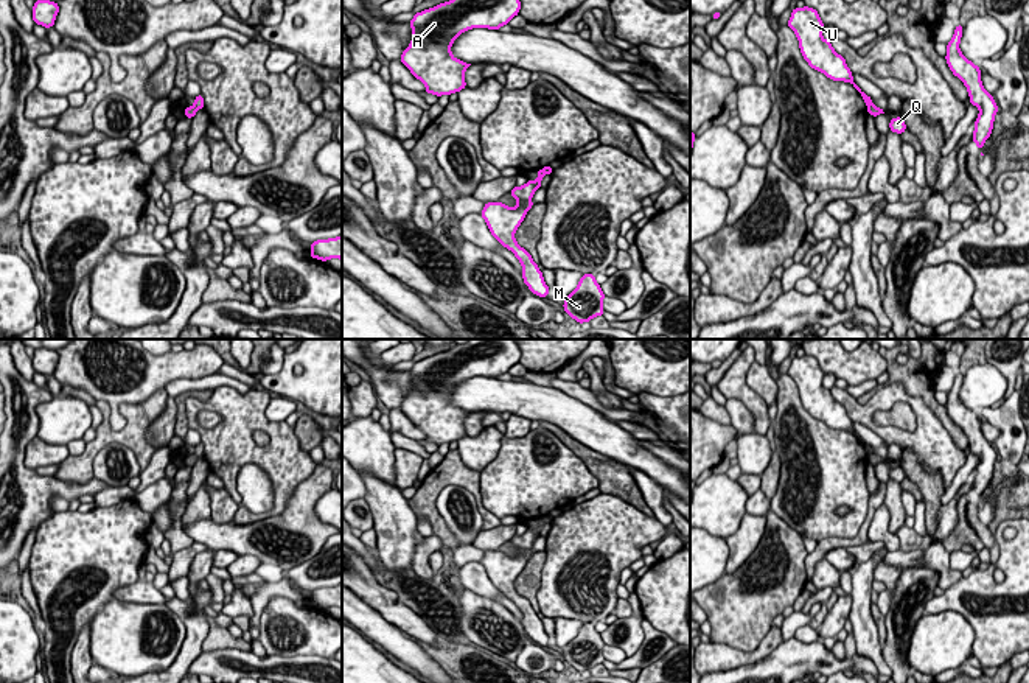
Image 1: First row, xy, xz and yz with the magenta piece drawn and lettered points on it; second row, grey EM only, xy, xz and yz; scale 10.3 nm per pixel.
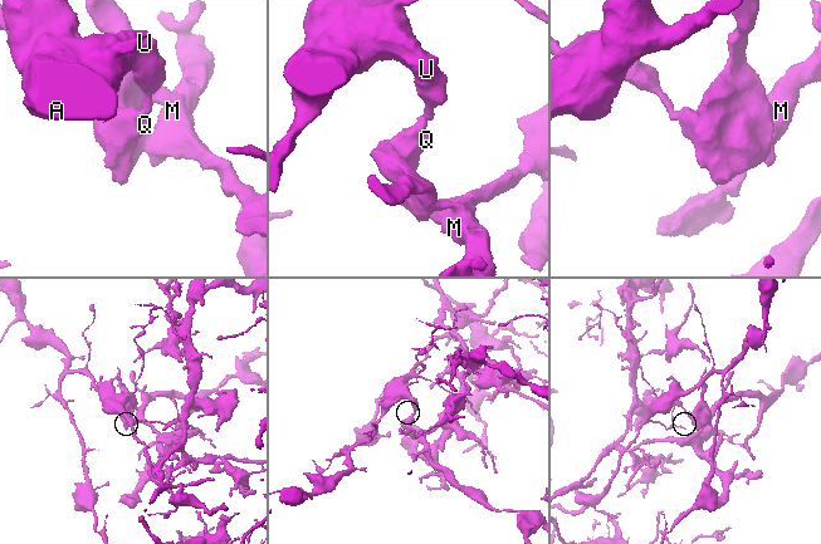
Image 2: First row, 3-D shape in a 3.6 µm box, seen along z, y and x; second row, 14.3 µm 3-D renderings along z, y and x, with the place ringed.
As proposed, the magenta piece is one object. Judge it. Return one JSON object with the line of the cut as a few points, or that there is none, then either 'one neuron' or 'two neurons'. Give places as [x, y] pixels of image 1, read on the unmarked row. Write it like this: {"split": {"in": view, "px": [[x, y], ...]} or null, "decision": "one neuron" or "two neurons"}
{"split": {"in": "yz", "px": [[872, 453], [868, 456]]}, "decision": "two neurons"}

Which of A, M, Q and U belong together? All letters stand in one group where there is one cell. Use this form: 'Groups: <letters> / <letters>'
Groups: A U / M Q

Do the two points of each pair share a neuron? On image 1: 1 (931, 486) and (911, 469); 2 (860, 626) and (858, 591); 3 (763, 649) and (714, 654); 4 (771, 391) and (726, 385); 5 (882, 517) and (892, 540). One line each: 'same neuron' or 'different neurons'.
1: same neuron
2: same neuron
3: same neuron
4: different neurons
5: same neuron

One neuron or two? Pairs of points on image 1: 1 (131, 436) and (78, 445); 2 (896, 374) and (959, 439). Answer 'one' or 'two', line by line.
1: two
2: one

